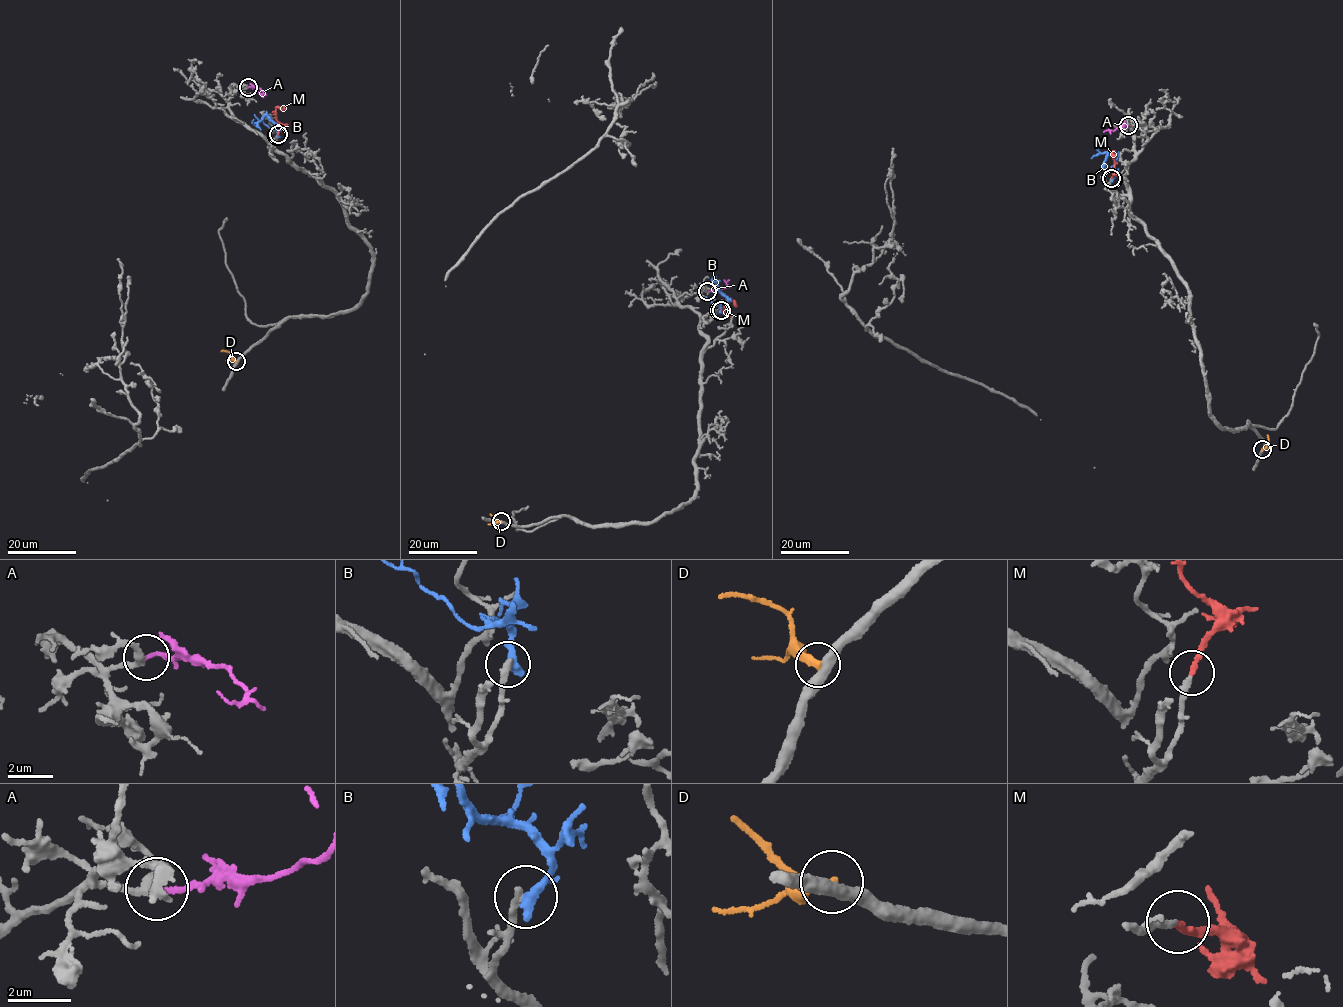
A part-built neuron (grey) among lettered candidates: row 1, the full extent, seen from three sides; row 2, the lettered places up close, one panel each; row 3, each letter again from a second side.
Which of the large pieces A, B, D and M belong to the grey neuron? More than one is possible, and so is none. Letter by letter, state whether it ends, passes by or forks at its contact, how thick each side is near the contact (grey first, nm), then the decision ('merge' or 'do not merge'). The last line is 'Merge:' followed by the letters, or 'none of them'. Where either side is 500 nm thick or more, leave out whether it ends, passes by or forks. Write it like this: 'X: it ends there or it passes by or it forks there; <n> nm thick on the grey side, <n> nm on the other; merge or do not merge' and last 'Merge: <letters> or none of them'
A: it ends there; 280 nm thick on the grey side, 180 nm on the other; merge
B: it ends there; 280 nm thick on the grey side, 440 nm on the other; do not merge
D: it ends there; 400 nm thick on the grey side, 320 nm on the other; do not merge
M: it ends there; 240 nm thick on the grey side, 240 nm on the other; merge
Merge: A, M

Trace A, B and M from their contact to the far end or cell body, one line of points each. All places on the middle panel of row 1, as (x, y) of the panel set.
A: (708, 290), (723, 289), (729, 280)
B: (719, 311), (727, 301), (715, 282), (720, 280)
M: (720, 309), (726, 310), (724, 306), (729, 300), (734, 301), (735, 306)

